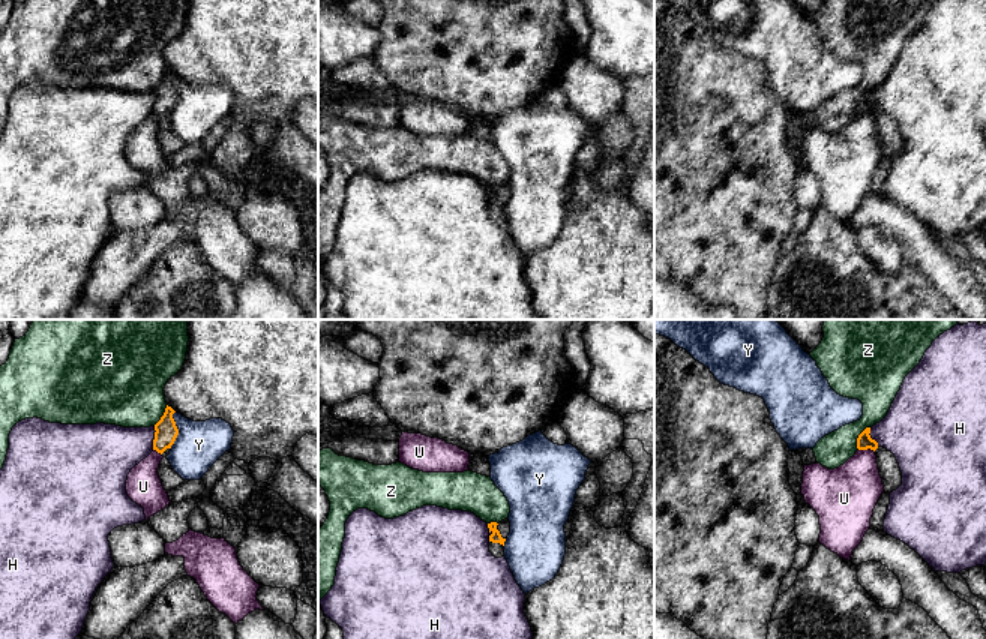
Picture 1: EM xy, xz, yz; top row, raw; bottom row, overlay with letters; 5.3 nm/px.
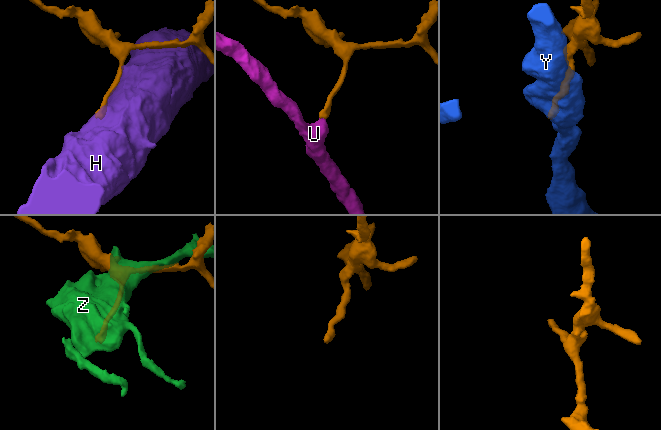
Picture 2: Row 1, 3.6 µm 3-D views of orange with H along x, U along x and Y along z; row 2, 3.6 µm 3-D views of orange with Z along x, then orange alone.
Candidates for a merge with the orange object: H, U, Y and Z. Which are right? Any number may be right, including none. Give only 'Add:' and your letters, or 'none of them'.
Add: none of them

